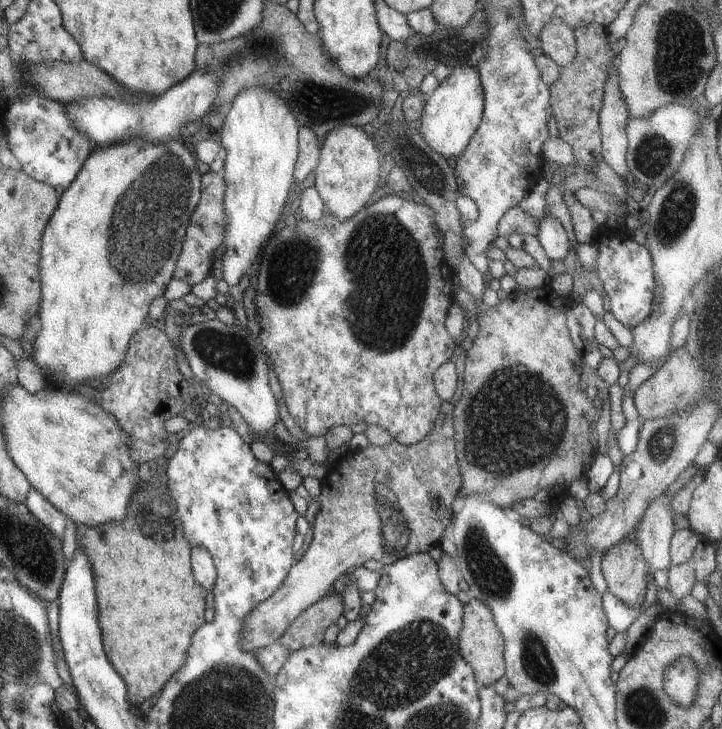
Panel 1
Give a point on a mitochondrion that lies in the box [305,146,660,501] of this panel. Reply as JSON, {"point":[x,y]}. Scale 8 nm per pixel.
{"point":[391,306]}

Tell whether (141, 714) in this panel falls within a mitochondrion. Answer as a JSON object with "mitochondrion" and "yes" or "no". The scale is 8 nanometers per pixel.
{"mitochondrion":"no"}

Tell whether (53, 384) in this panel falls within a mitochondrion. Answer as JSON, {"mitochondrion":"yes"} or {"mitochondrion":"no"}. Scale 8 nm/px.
{"mitochondrion":"no"}

